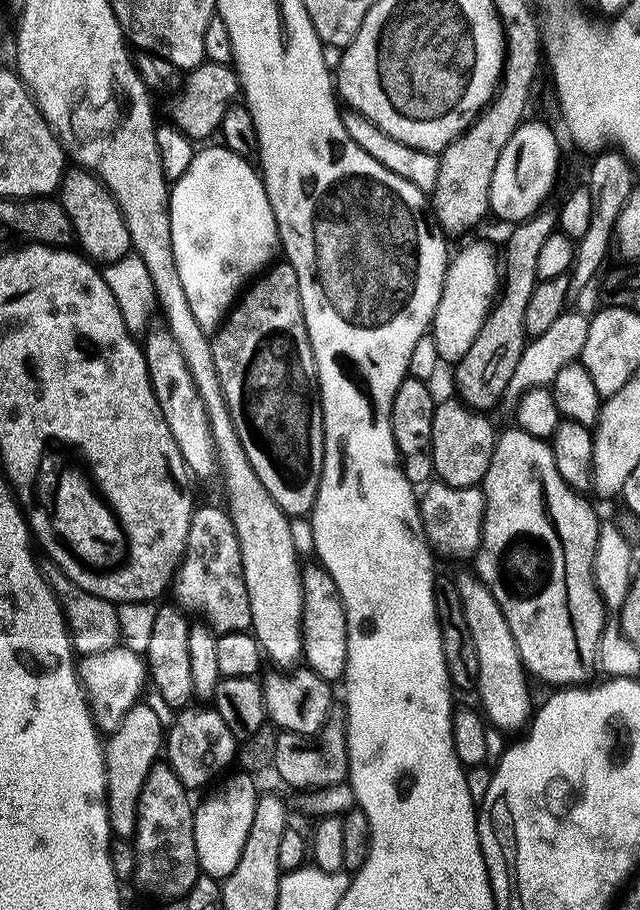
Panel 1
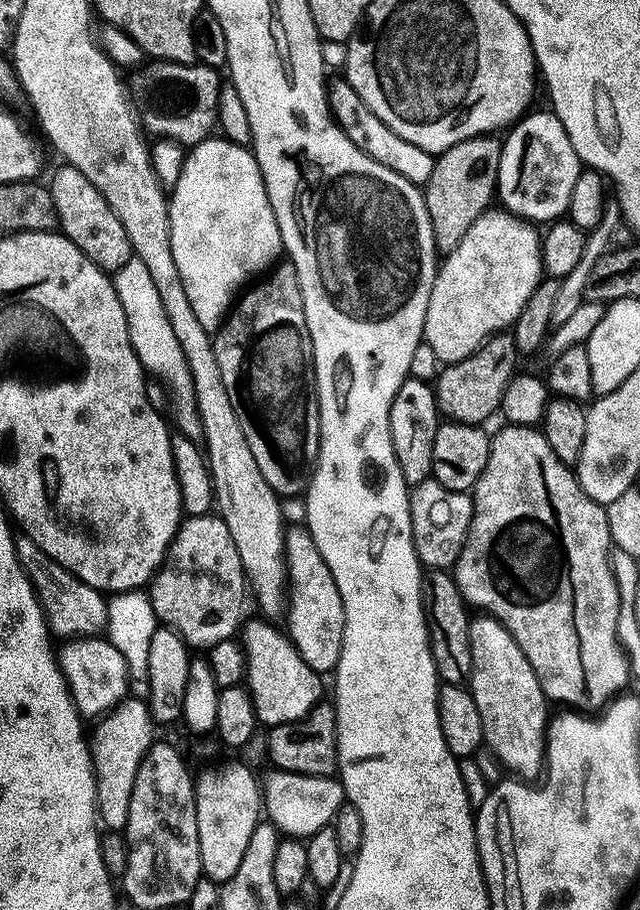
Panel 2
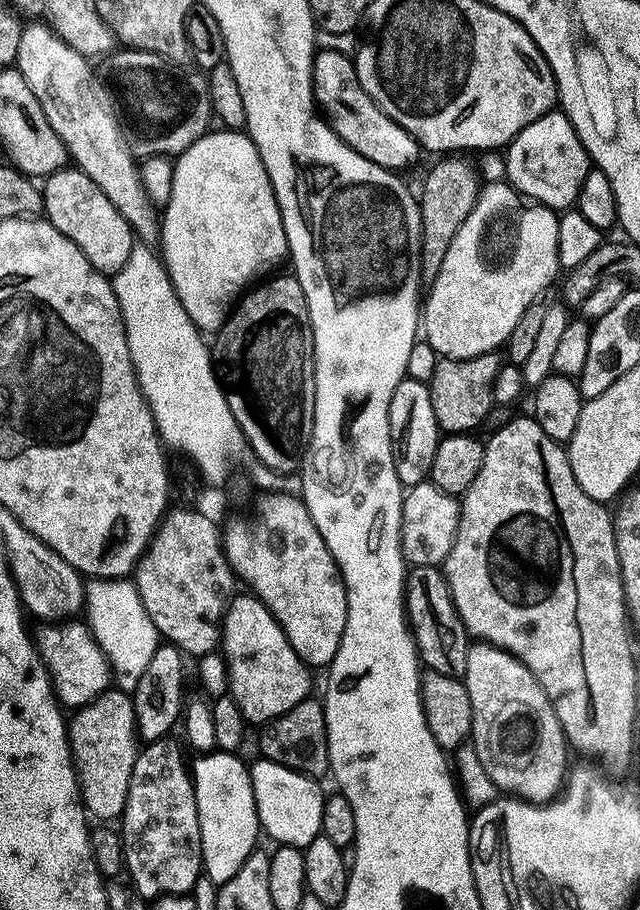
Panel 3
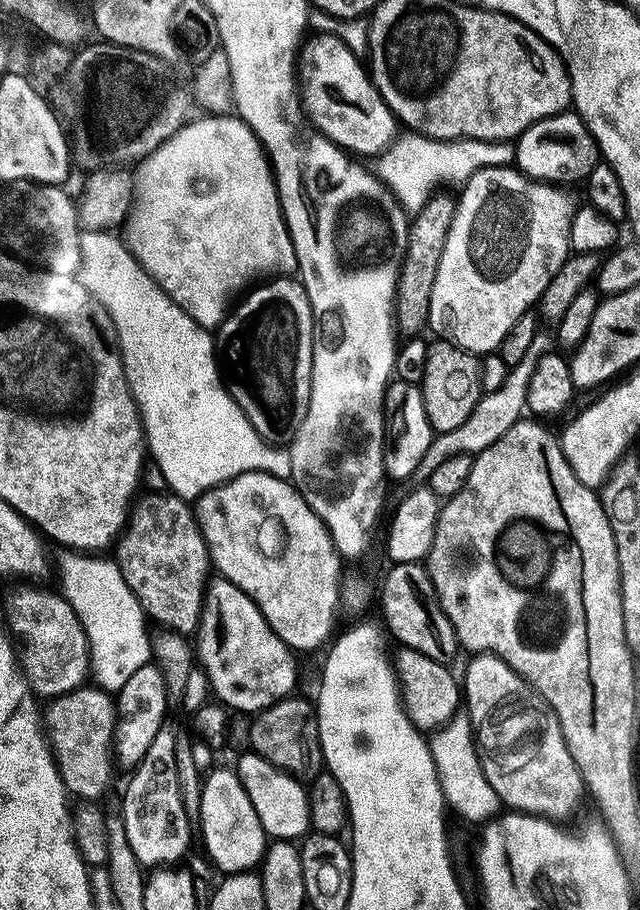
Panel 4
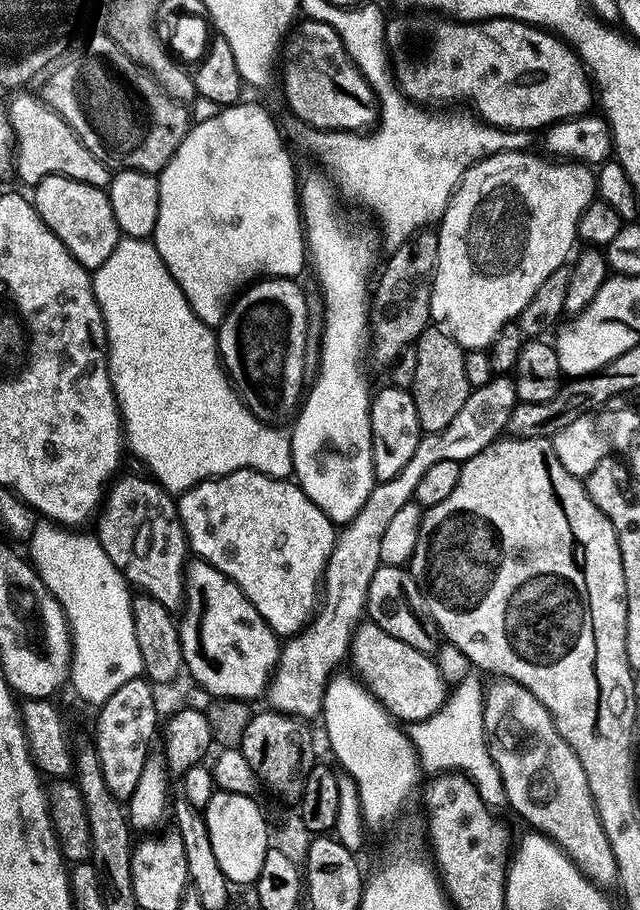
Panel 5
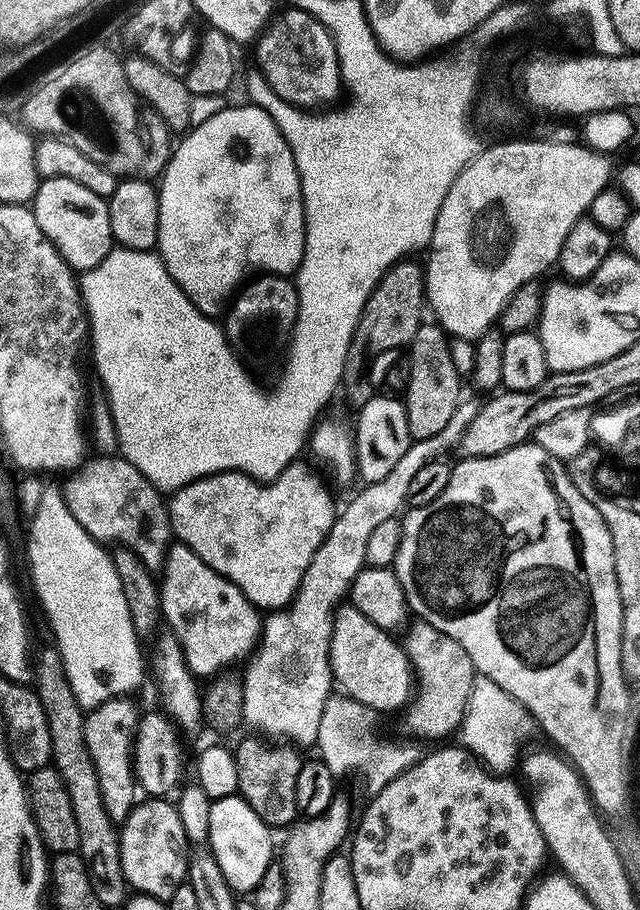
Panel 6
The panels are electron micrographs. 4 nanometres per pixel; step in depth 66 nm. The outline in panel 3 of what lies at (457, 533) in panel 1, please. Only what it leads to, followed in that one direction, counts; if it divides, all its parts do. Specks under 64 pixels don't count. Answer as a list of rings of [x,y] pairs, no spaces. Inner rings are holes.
[[[430,482],[407,489],[402,510],[402,550],[404,560],[412,568],[439,569],[452,549],[460,525],[461,501],[455,496],[438,490]]]

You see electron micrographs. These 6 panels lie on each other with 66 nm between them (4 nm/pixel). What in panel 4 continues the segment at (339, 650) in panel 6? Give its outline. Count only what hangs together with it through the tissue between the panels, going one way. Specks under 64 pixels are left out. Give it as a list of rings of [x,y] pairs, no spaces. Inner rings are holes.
[[[400,648],[394,656],[396,679],[400,681],[400,690],[404,710],[412,719],[415,728],[425,734],[435,734],[448,726],[462,708],[462,684],[451,672],[448,664],[439,664],[409,648]]]

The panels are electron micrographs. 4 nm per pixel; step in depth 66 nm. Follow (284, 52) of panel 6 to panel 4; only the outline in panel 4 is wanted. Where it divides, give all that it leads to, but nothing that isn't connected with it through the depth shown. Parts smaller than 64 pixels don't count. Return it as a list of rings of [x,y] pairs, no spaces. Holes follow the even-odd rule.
[[[335,34],[312,35],[305,39],[298,57],[300,95],[304,102],[304,111],[312,121],[312,127],[319,130],[327,140],[355,157],[383,156],[398,139],[398,121],[390,106],[386,106],[382,94],[372,85],[372,77],[365,61],[353,54],[350,46],[346,46],[346,42],[339,40]]]

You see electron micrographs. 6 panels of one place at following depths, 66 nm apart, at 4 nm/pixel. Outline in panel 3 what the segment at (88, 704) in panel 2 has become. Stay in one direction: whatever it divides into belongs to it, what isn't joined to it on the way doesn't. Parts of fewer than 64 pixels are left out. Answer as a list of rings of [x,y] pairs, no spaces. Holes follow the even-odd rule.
[[[75,620],[65,621],[59,626],[44,626],[38,632],[40,657],[48,666],[57,699],[63,707],[79,710],[92,704],[98,696],[113,687],[114,673],[112,663],[92,637],[92,630],[87,623]]]

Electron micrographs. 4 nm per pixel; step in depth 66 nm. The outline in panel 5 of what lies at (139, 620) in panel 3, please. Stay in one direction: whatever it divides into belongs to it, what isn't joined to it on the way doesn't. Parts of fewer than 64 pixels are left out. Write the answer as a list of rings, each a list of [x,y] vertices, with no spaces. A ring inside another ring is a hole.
[[[51,522],[41,523],[30,537],[30,560],[61,604],[72,630],[71,687],[76,687],[86,703],[102,706],[126,682],[141,679],[145,670],[135,633],[130,585],[107,557],[97,537],[80,535],[84,534]]]

